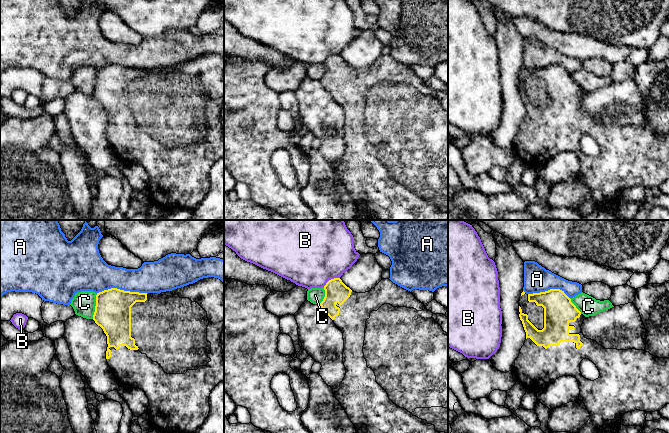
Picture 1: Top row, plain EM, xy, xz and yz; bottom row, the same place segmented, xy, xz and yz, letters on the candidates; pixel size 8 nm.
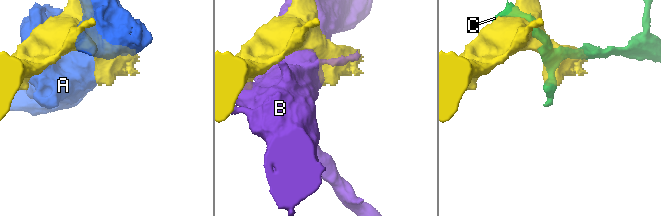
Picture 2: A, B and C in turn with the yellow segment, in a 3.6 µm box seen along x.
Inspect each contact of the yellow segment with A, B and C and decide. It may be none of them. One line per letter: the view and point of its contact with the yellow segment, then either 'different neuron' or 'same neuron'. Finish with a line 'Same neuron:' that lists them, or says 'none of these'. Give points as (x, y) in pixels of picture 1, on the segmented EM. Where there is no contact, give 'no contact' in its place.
A: meets yellow in xy at (122, 290); different neuron
B: meets yellow in xz at (331, 279); different neuron
C: meets yellow in xy at (95, 306); different neuron
Same neuron: none of these

